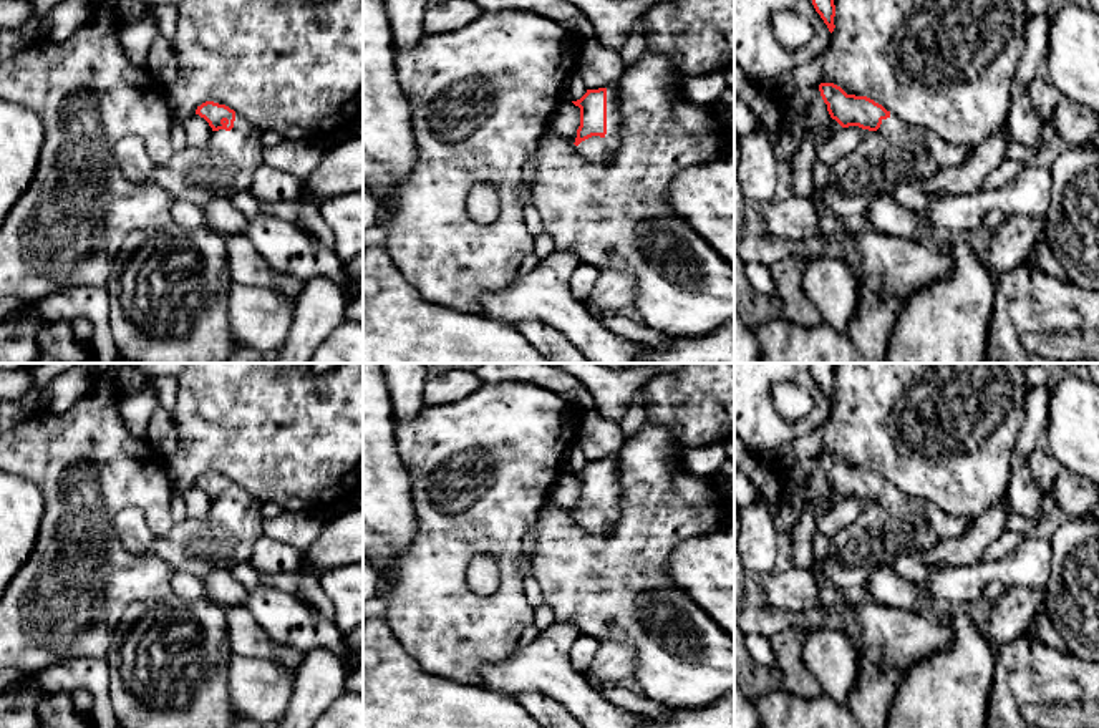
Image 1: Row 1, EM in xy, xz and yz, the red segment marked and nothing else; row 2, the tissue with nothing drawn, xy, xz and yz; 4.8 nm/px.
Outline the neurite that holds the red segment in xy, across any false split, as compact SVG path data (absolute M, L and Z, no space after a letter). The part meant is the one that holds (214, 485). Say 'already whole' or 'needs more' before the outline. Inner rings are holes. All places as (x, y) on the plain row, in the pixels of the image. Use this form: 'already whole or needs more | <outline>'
needs more | M206 473L196 486L212 499L202 519L186 519L172 531L156 537L143 511L126 507L114 517L116 534L123 547L144 556L159 556L174 572L191 572L204 580L214 570L232 569L252 557L254 544L262 531L262 501L225 476Z

